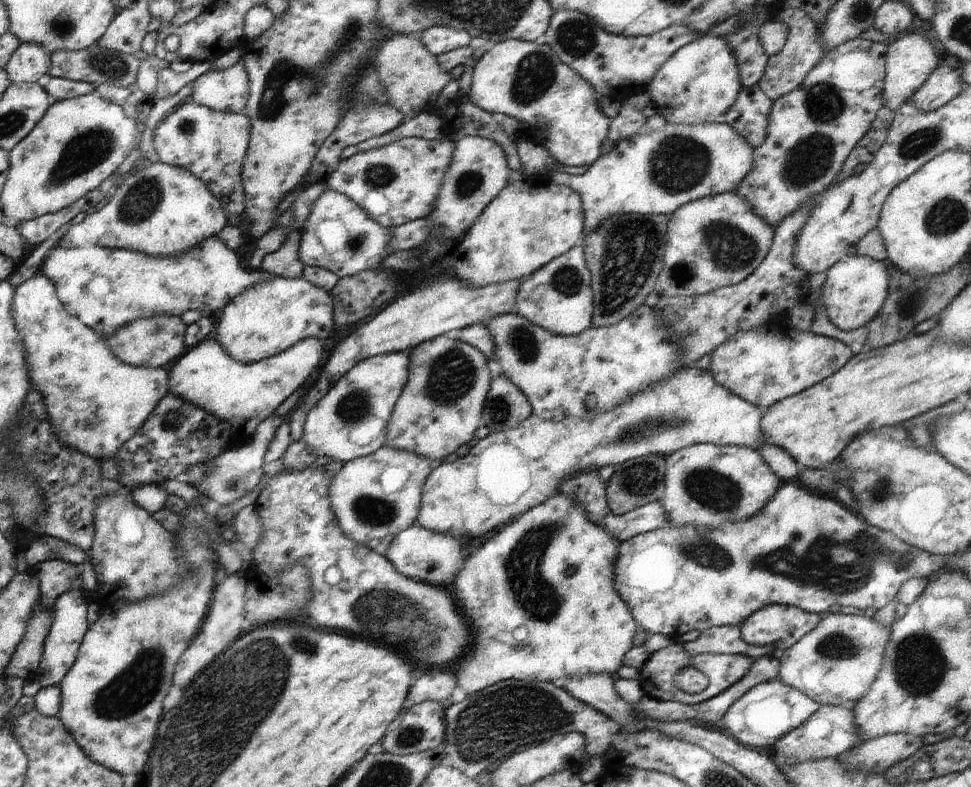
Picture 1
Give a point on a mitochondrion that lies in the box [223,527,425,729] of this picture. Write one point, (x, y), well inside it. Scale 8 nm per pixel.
(304, 648)

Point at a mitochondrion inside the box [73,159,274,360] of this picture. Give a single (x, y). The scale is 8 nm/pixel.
(143, 200)

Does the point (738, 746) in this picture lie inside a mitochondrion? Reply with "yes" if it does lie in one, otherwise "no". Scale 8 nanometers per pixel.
no

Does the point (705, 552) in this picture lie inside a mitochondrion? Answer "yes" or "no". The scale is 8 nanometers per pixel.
yes

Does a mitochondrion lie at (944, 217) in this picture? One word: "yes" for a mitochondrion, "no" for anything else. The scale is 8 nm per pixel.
yes

